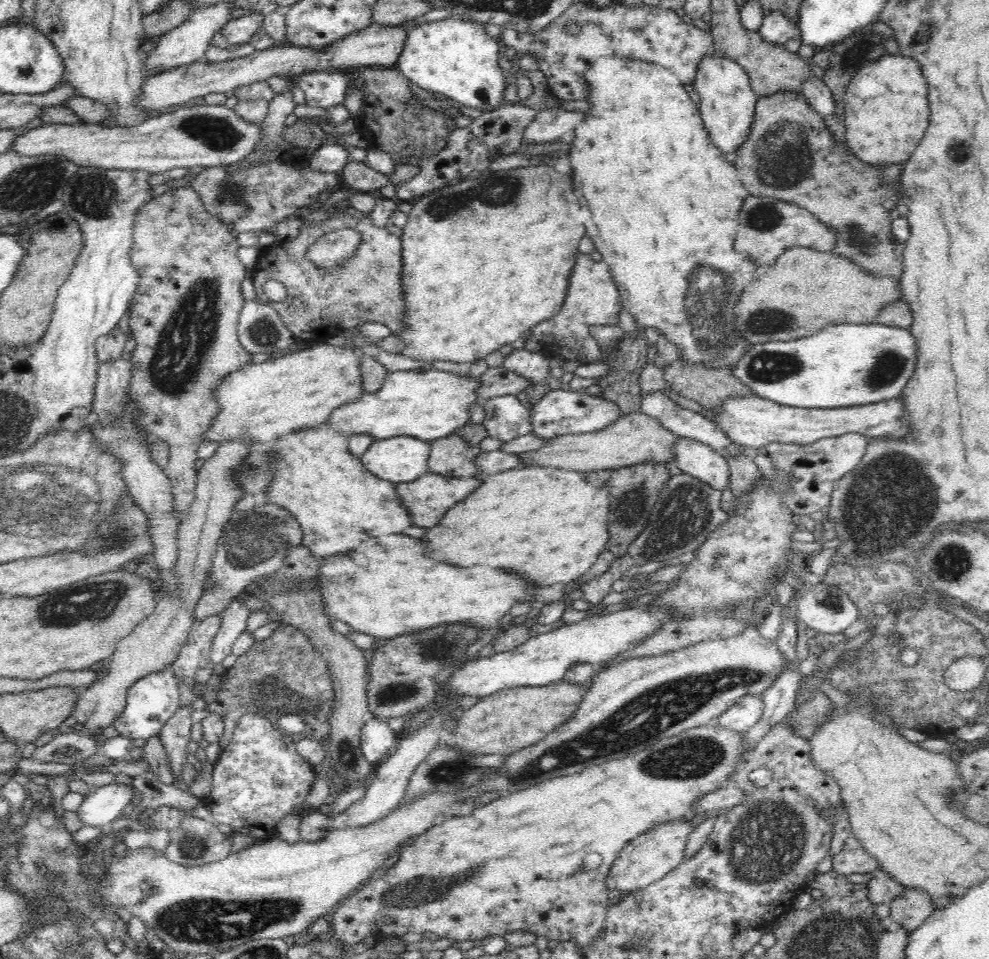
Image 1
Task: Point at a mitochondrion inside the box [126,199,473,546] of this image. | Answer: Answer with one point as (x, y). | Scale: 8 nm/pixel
(184, 342)

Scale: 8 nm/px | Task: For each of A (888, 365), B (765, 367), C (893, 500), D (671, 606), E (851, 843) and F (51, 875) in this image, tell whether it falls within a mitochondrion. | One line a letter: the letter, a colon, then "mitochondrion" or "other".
A: mitochondrion
B: mitochondrion
C: mitochondrion
D: other
E: other
F: mitochondrion

